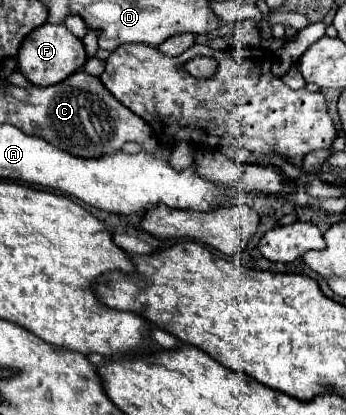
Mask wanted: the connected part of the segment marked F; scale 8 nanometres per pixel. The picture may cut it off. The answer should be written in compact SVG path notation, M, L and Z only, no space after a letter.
M44 24L30 32L30 36L22 42L18 52L18 66L20 72L36 86L52 86L56 82L66 80L66 76L72 76L78 72L86 62L86 50L80 38L76 38L64 24L52 26Z

